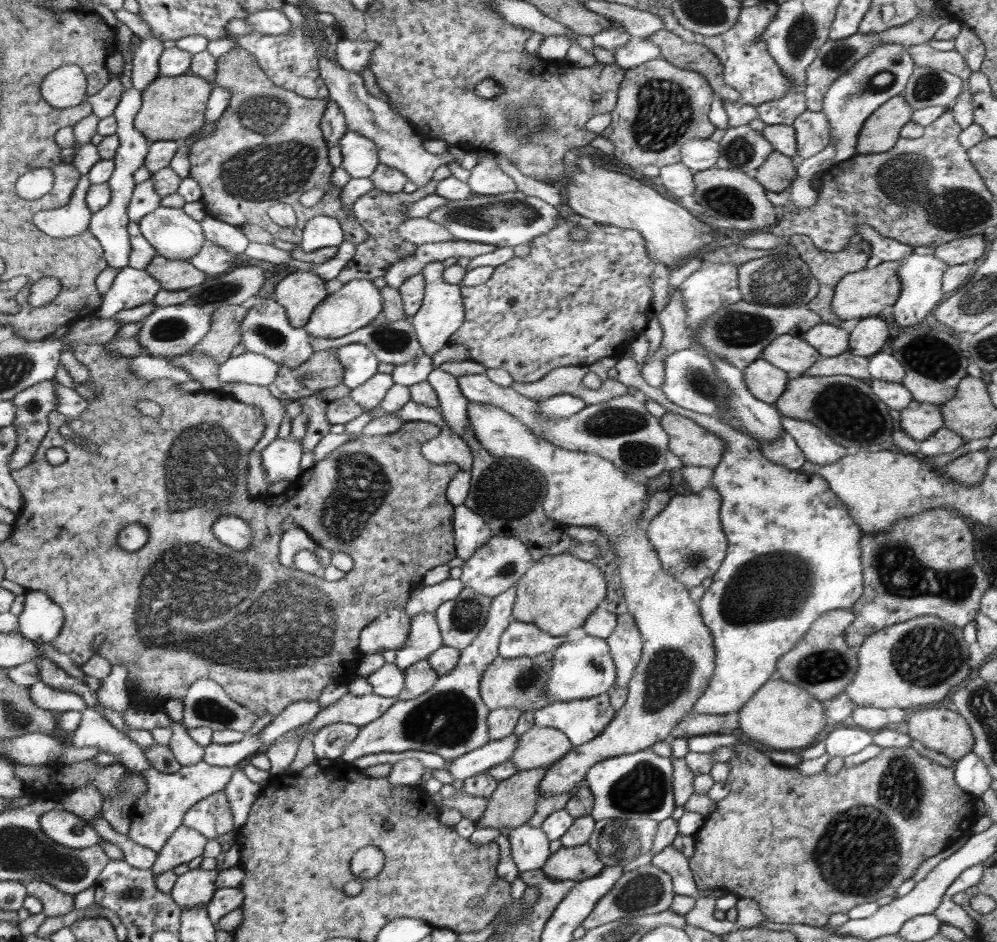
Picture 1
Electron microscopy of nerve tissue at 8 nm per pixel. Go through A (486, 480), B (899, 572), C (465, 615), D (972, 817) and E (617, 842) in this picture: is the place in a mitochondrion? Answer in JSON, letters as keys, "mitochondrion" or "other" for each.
{"A":"mitochondrion","B":"mitochondrion","C":"mitochondrion","D":"other","E":"mitochondrion"}

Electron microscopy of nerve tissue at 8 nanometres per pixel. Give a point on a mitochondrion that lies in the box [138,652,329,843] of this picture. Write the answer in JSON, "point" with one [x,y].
{"point":[209,709]}

